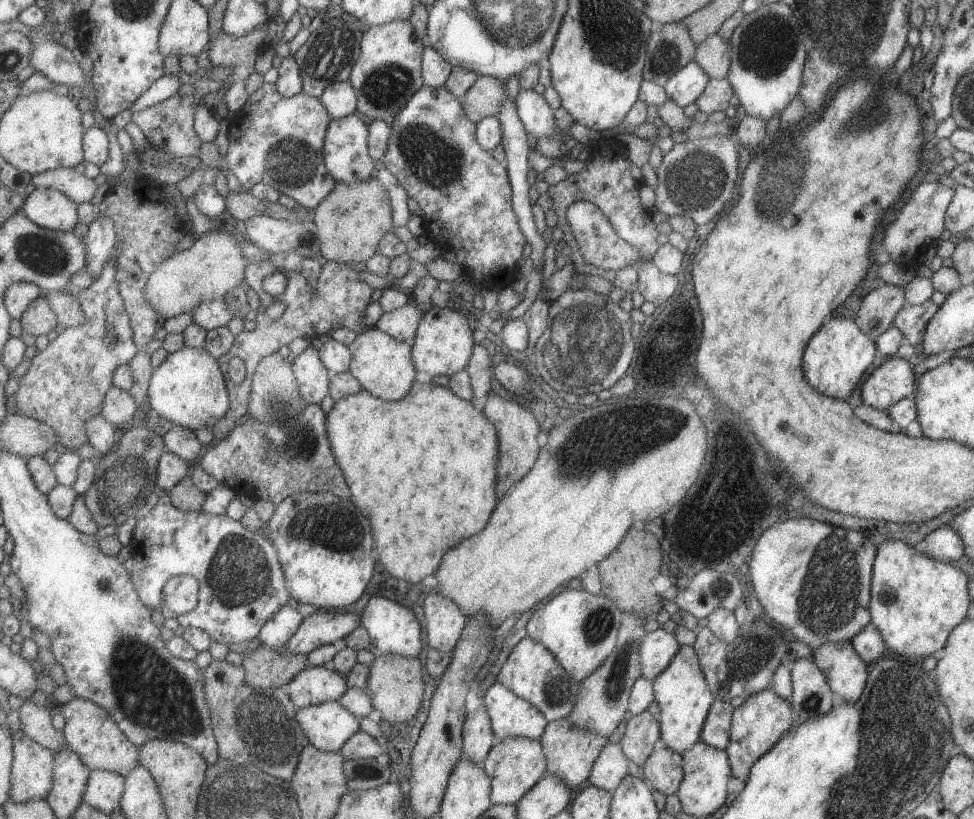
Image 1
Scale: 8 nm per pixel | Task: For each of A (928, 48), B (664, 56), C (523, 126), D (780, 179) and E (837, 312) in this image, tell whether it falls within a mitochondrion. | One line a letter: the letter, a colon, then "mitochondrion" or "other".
A: other
B: mitochondrion
C: other
D: mitochondrion
E: other

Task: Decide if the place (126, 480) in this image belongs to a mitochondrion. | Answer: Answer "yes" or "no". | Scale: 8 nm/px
yes

